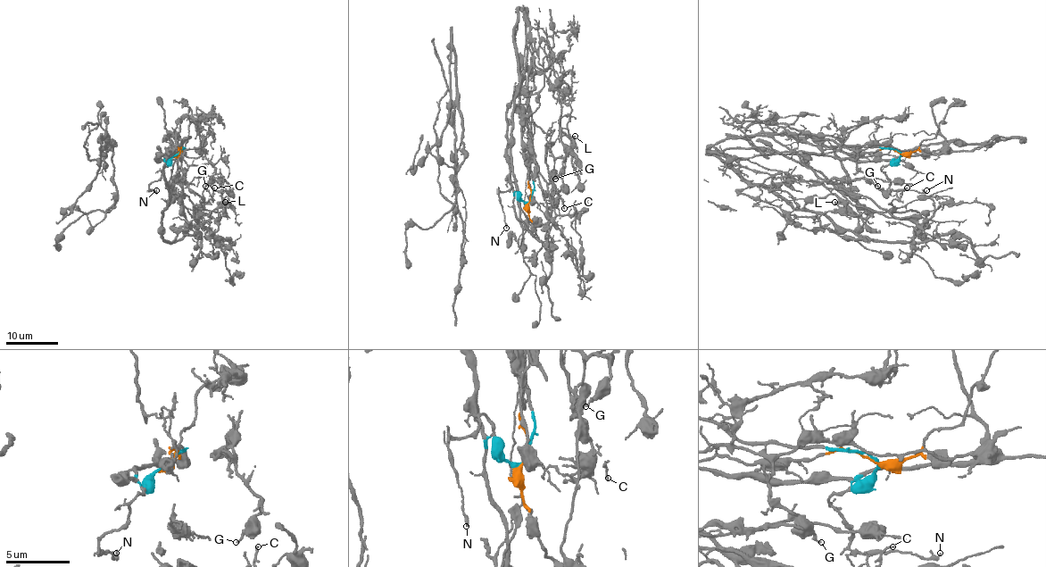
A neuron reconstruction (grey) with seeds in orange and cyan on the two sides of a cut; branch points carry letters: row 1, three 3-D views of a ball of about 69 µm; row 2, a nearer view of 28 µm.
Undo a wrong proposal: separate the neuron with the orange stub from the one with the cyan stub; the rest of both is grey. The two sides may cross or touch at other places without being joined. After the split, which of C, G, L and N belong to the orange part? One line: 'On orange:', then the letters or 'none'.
On orange: C, G, L

